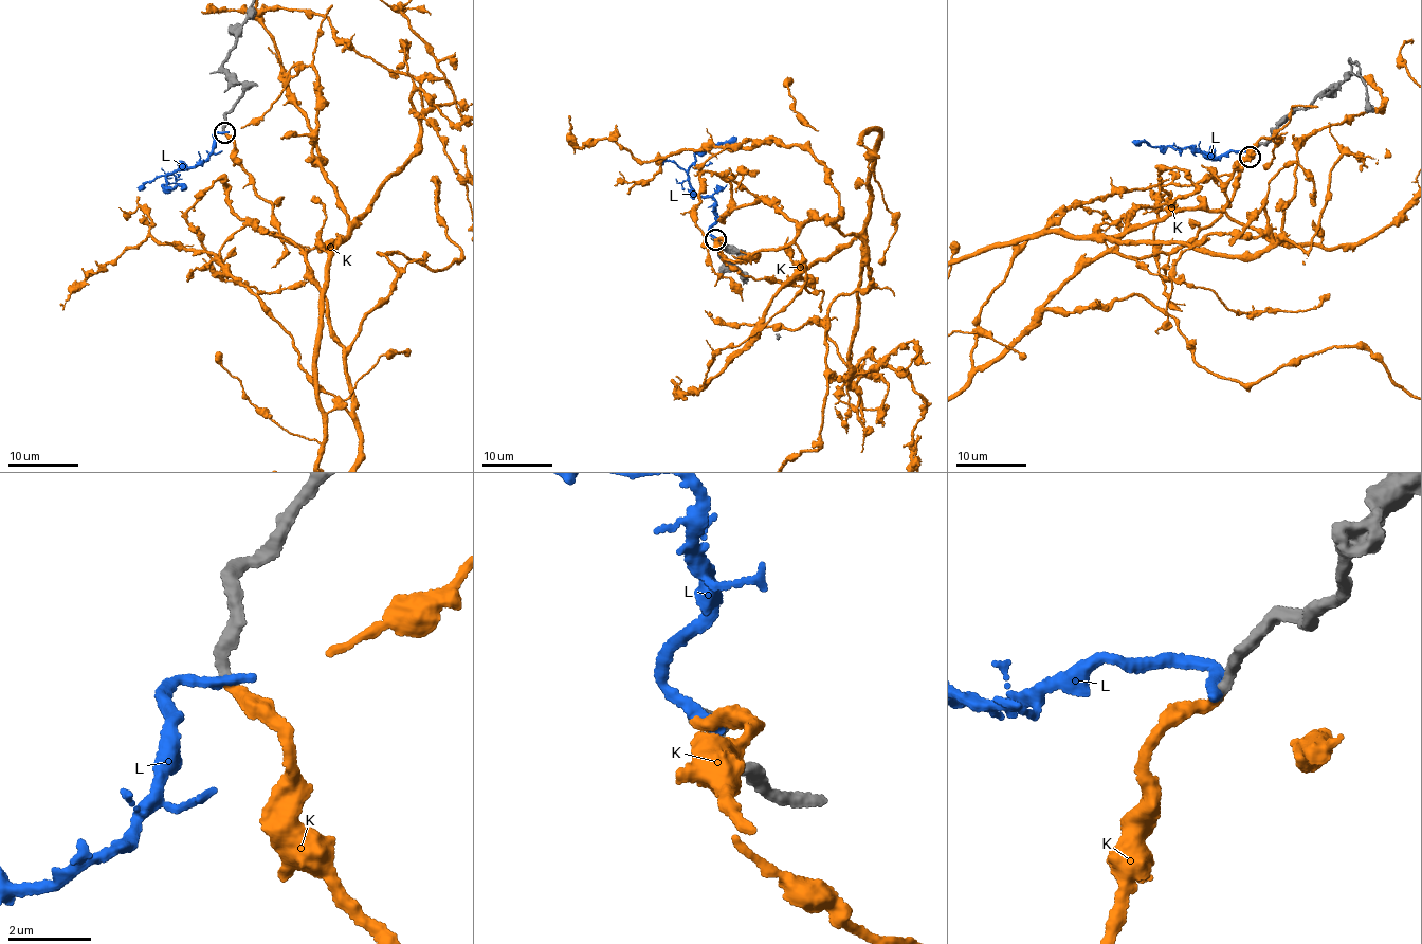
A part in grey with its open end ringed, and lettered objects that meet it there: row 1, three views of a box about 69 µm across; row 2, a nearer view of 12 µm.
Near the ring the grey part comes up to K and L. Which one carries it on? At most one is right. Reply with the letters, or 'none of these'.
K

